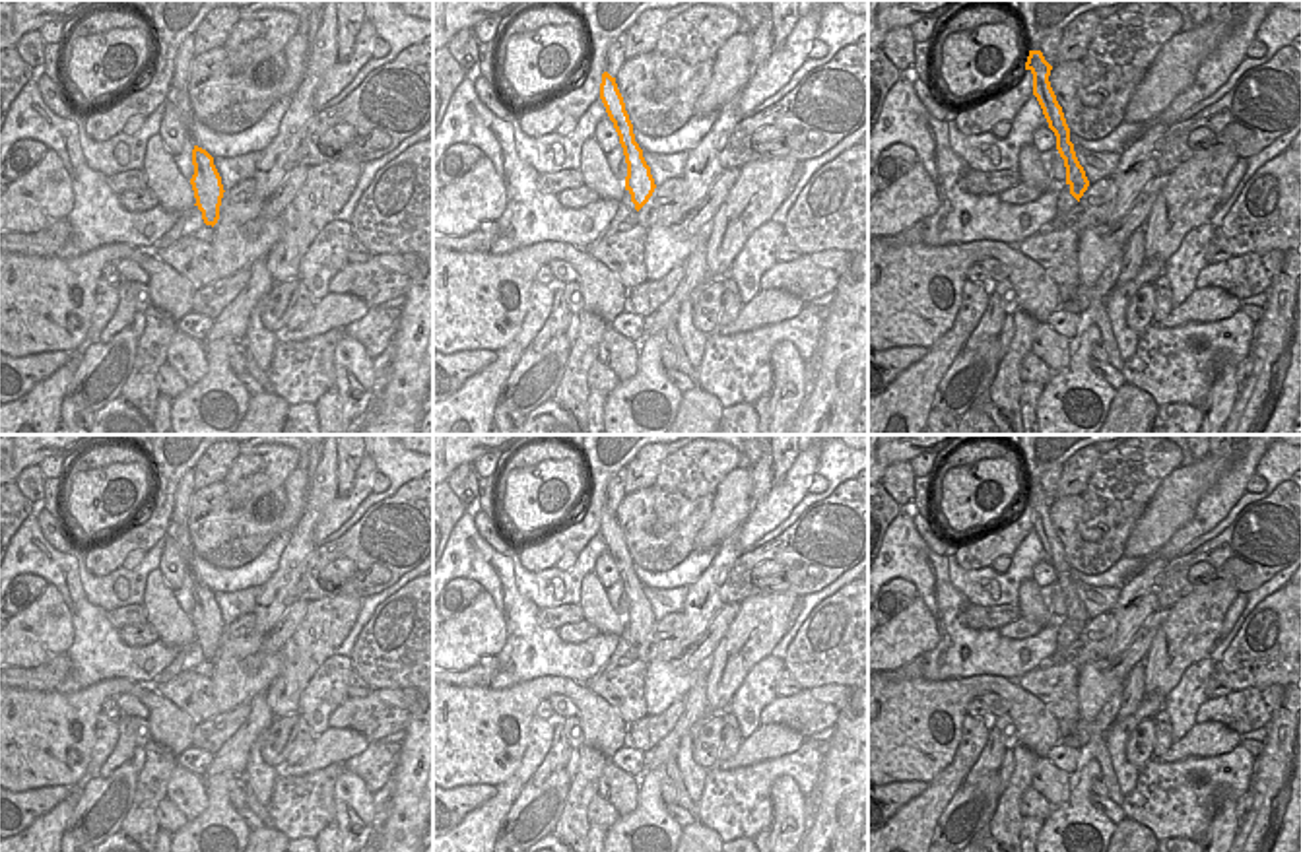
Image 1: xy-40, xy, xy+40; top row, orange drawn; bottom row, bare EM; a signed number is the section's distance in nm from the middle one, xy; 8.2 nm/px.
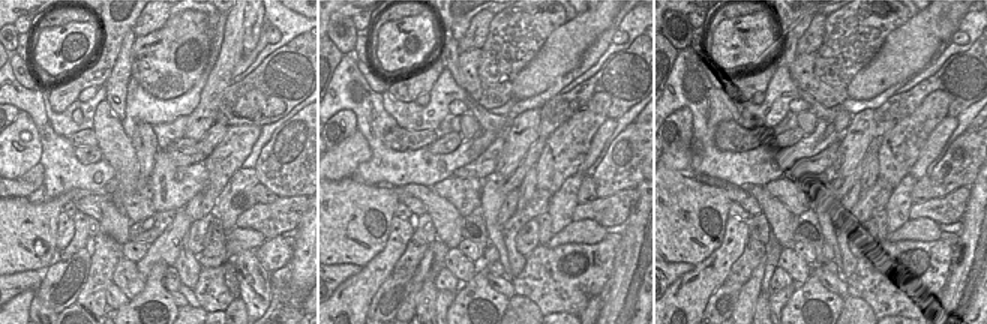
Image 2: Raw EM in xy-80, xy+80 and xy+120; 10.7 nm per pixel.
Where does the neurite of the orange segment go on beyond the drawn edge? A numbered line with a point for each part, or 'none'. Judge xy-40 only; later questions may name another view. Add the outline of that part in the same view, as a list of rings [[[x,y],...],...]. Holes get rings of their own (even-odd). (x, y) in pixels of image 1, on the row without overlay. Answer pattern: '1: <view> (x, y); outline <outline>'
none

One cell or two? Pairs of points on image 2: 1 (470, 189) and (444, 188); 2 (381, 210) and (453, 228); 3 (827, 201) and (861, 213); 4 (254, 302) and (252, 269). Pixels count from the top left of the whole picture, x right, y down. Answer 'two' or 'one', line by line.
1: one
2: one
3: two
4: one

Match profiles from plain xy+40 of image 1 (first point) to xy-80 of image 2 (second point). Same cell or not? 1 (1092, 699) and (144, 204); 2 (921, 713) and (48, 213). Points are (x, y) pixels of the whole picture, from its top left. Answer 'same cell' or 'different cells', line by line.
1: different cells
2: same cell

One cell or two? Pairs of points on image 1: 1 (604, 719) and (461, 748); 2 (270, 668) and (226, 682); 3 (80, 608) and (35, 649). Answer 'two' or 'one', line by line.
1: one
2: one
3: two

